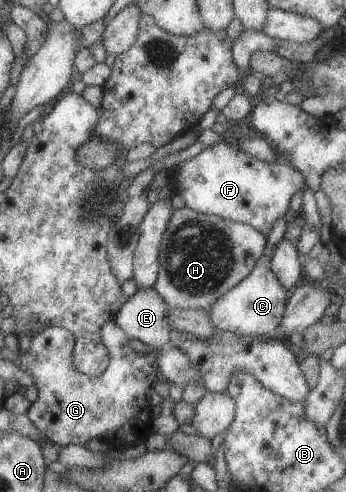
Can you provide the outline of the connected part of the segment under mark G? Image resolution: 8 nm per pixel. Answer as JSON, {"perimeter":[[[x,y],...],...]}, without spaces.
{"perimeter":[[[111,319],[103,325],[101,341],[106,345],[110,353],[110,364],[106,372],[98,379],[93,379],[83,373],[75,363],[75,345],[77,337],[69,329],[61,327],[49,327],[43,333],[39,333],[33,339],[31,349],[25,353],[18,353],[22,361],[18,368],[27,371],[34,378],[40,391],[38,400],[32,405],[28,414],[31,420],[45,433],[45,436],[56,446],[69,447],[77,445],[87,447],[92,439],[99,439],[106,442],[110,448],[127,449],[145,443],[151,433],[154,433],[152,424],[155,417],[149,417],[152,407],[147,403],[147,389],[152,387],[157,380],[157,354],[161,351],[149,351],[149,353],[136,353],[129,345],[131,339],[125,330]]]}

